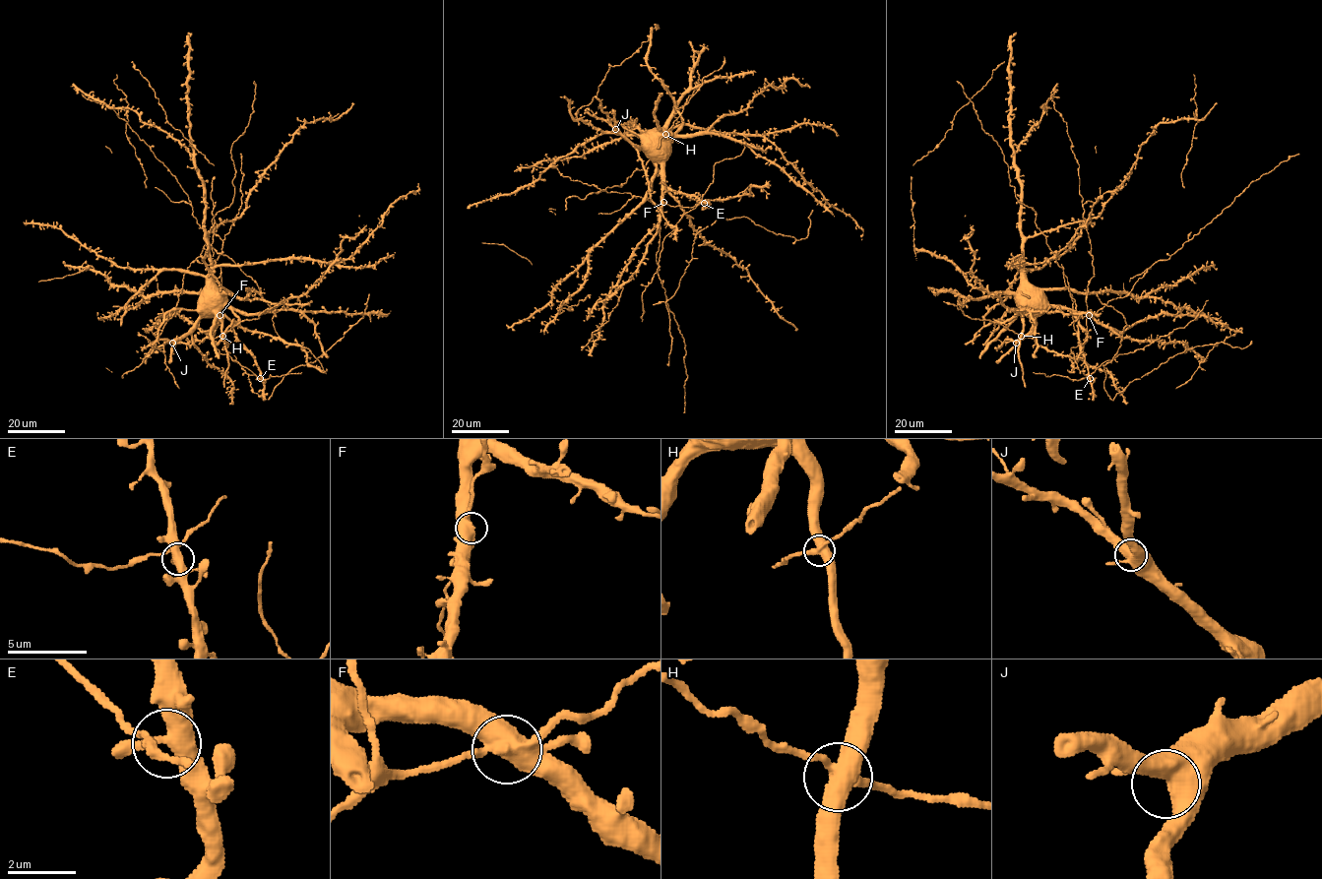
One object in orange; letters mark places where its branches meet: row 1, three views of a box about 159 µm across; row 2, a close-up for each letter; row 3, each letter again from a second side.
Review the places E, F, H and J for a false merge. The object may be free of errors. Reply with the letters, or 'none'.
none

